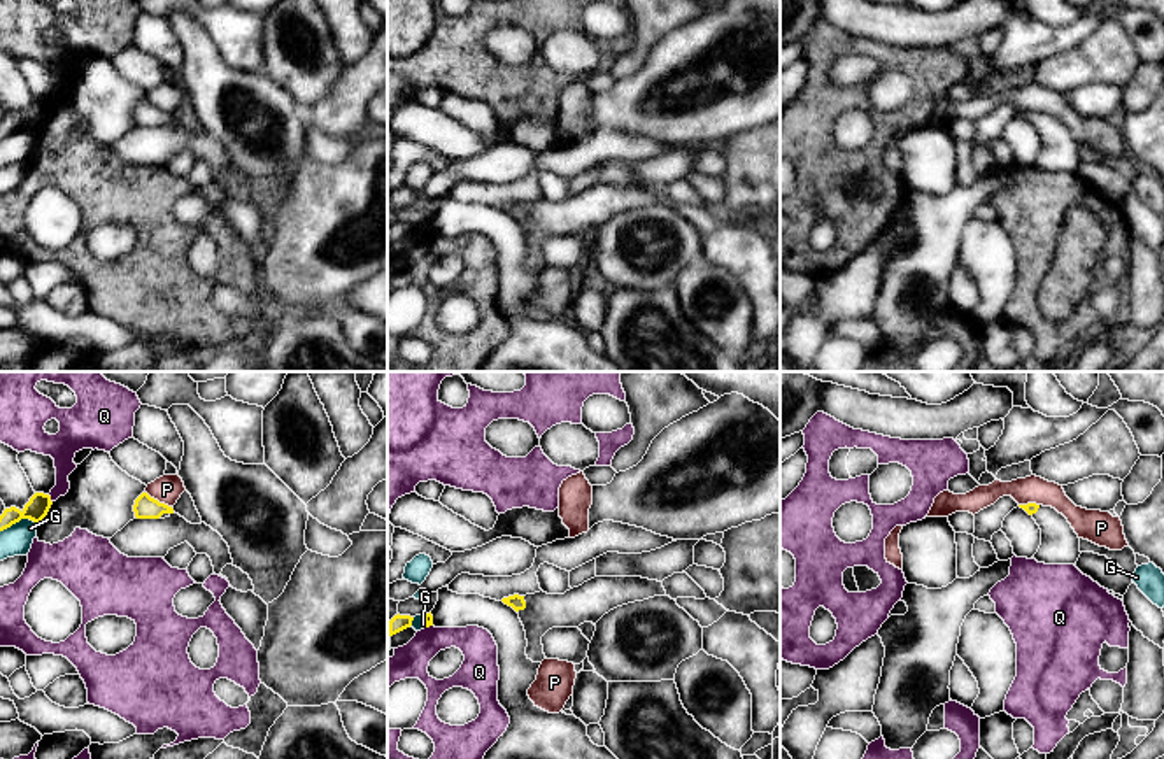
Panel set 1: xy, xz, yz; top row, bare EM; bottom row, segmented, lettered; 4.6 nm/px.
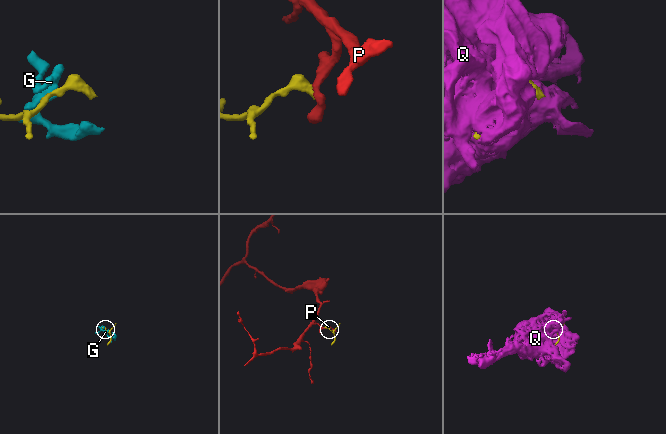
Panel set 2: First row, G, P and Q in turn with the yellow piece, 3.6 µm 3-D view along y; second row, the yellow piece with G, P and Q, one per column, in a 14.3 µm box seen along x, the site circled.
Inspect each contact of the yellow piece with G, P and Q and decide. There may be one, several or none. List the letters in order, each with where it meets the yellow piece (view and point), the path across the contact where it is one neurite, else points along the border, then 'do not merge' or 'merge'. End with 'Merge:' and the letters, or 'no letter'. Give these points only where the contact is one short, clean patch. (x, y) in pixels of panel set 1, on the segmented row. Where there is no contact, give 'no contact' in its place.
G: meets yellow in xy at (18, 521); do not merge
P: meets yellow in xy at (156, 500); border along xy (146, 491), (170, 507); do not merge
Q: meets yellow in xy at (49, 498); do not merge
Merge: no letter

